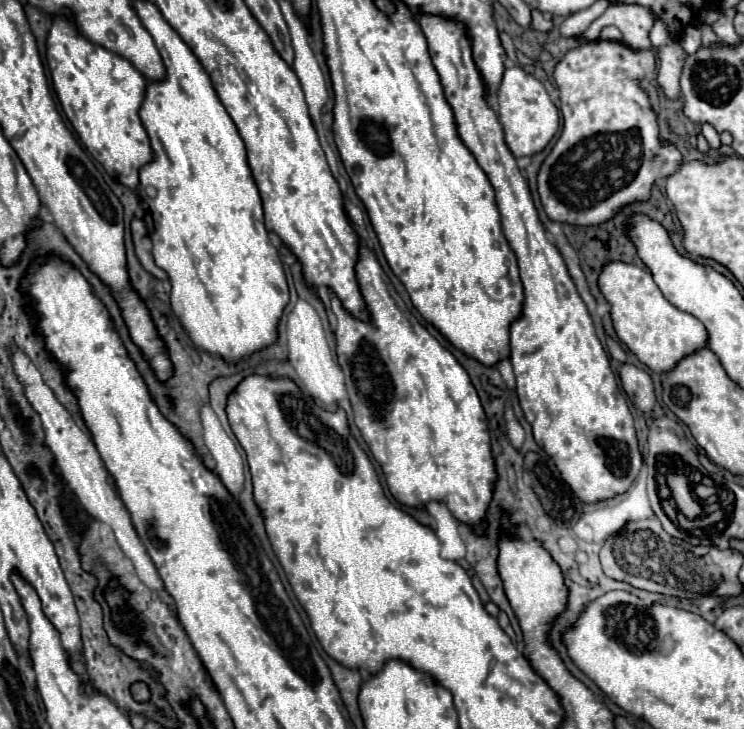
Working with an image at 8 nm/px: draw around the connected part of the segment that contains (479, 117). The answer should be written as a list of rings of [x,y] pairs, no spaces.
[[[423,14],[419,26],[453,108],[459,136],[495,188],[503,232],[519,260],[525,302],[521,318],[511,324],[511,364],[517,378],[517,398],[533,428],[535,442],[551,456],[581,502],[595,504],[623,494],[643,466],[633,416],[625,398],[619,398],[609,358],[567,266],[559,250],[545,238],[527,180],[517,168],[505,144],[503,128],[485,98],[483,80],[471,58],[471,40],[467,40],[463,24],[439,16]]]

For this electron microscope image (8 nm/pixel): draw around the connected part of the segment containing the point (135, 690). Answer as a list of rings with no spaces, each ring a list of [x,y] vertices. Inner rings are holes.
[[[135,682],[135,684],[131,684],[129,690],[131,690],[131,696],[135,702],[149,702],[151,700],[151,690],[145,682]]]

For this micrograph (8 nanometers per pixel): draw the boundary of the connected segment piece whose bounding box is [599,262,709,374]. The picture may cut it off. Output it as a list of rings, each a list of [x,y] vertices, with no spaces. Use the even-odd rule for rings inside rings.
[[[611,262],[599,276],[599,288],[611,304],[611,318],[619,340],[623,340],[627,348],[653,372],[667,374],[685,356],[707,346],[709,334],[703,322],[675,308],[661,294],[649,270],[635,264]]]

